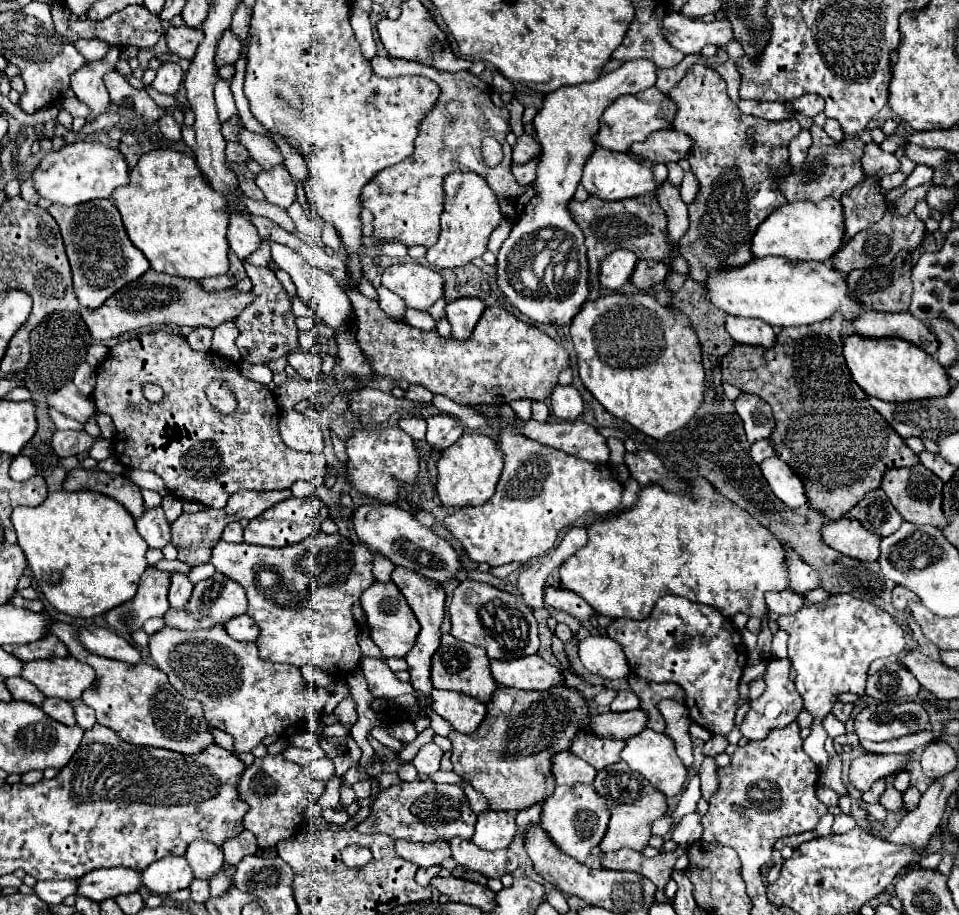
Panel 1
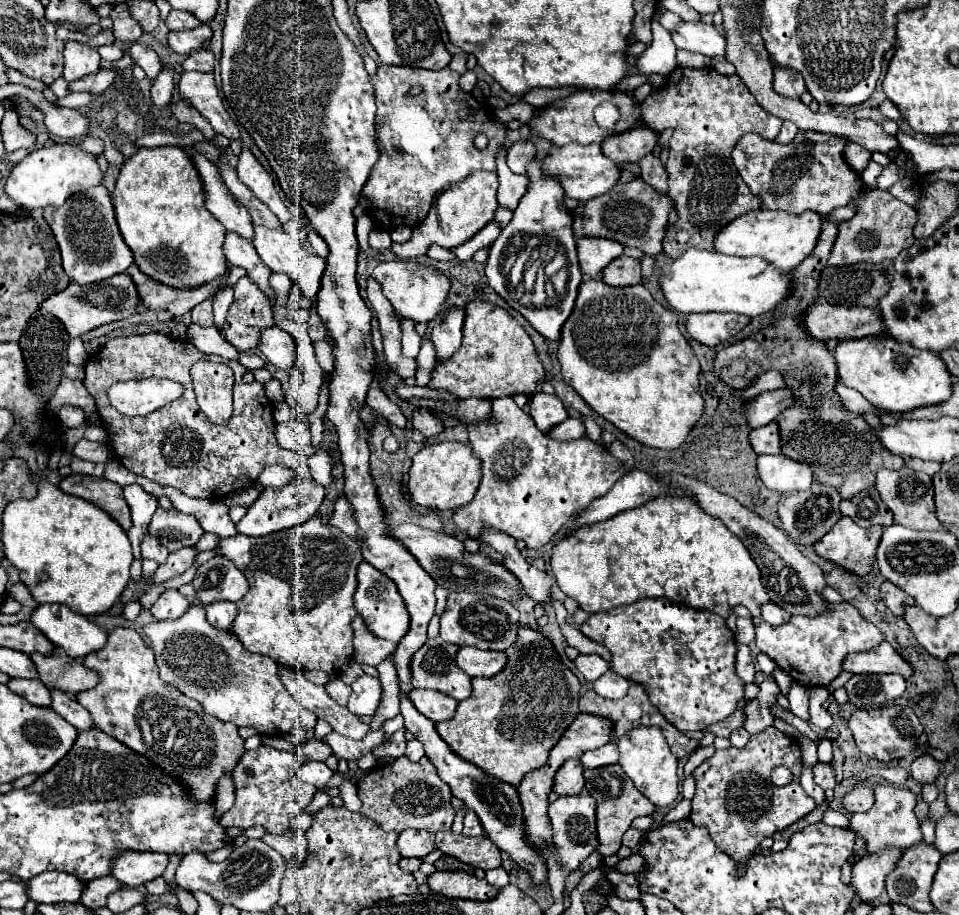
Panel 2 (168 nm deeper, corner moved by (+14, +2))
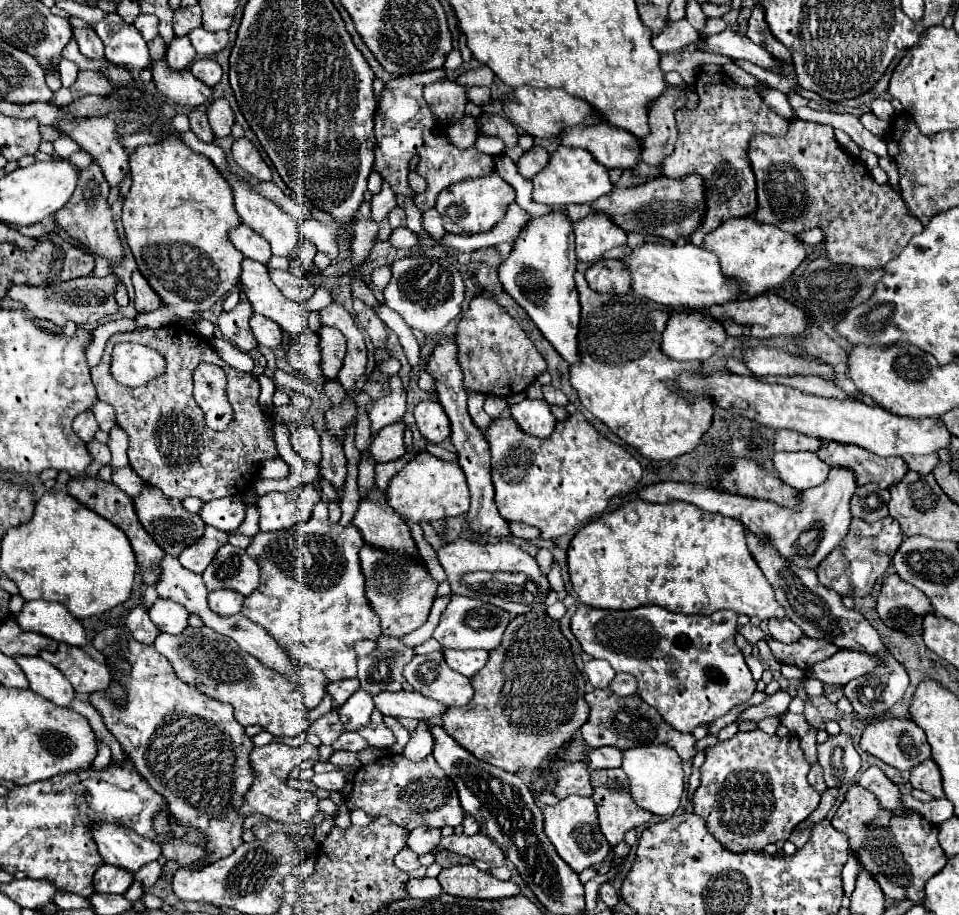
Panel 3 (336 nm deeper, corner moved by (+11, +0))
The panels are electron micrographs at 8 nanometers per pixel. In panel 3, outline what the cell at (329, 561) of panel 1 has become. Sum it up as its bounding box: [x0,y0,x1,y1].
[242,502,380,682]

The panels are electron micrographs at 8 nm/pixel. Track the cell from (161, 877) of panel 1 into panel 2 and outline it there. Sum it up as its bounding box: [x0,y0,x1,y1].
[111,852,169,888]

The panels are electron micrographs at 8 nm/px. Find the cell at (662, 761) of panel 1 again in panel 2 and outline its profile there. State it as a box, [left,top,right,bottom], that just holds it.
[617,726,679,808]

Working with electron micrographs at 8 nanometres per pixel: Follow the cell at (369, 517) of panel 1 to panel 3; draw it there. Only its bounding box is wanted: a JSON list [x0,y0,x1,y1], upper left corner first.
[436,540,550,616]

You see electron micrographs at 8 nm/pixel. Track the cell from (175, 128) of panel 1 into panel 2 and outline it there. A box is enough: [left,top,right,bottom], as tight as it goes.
[151,68,173,106]

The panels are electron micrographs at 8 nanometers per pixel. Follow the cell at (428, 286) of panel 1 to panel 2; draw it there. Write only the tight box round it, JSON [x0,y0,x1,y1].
[373,260,451,322]

